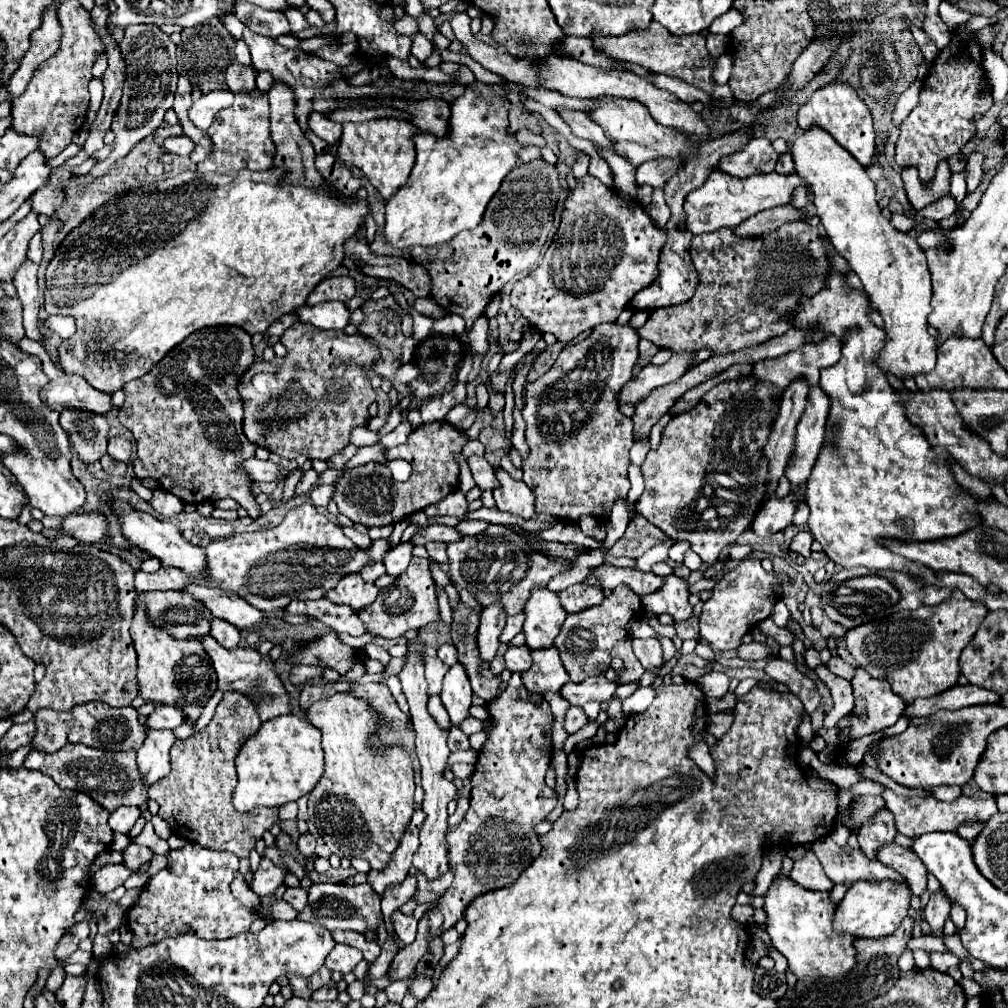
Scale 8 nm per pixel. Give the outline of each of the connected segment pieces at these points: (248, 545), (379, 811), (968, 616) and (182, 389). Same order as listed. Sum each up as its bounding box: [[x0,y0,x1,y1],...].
[[136,503,390,613],[308,691,414,869],[846,589,988,703],[118,327,260,519]]

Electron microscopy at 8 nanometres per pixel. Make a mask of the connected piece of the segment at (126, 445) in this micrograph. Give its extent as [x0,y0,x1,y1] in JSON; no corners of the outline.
[108,435,132,463]

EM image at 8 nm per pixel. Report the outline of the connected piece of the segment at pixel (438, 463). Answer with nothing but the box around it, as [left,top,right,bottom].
[332,421,468,527]

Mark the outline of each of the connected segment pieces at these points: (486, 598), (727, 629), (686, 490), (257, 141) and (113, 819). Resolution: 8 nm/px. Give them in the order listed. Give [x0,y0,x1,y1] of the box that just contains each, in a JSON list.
[[448,525,570,615],[700,559,782,651],[634,337,842,563],[196,95,274,173],[108,807,140,833]]

